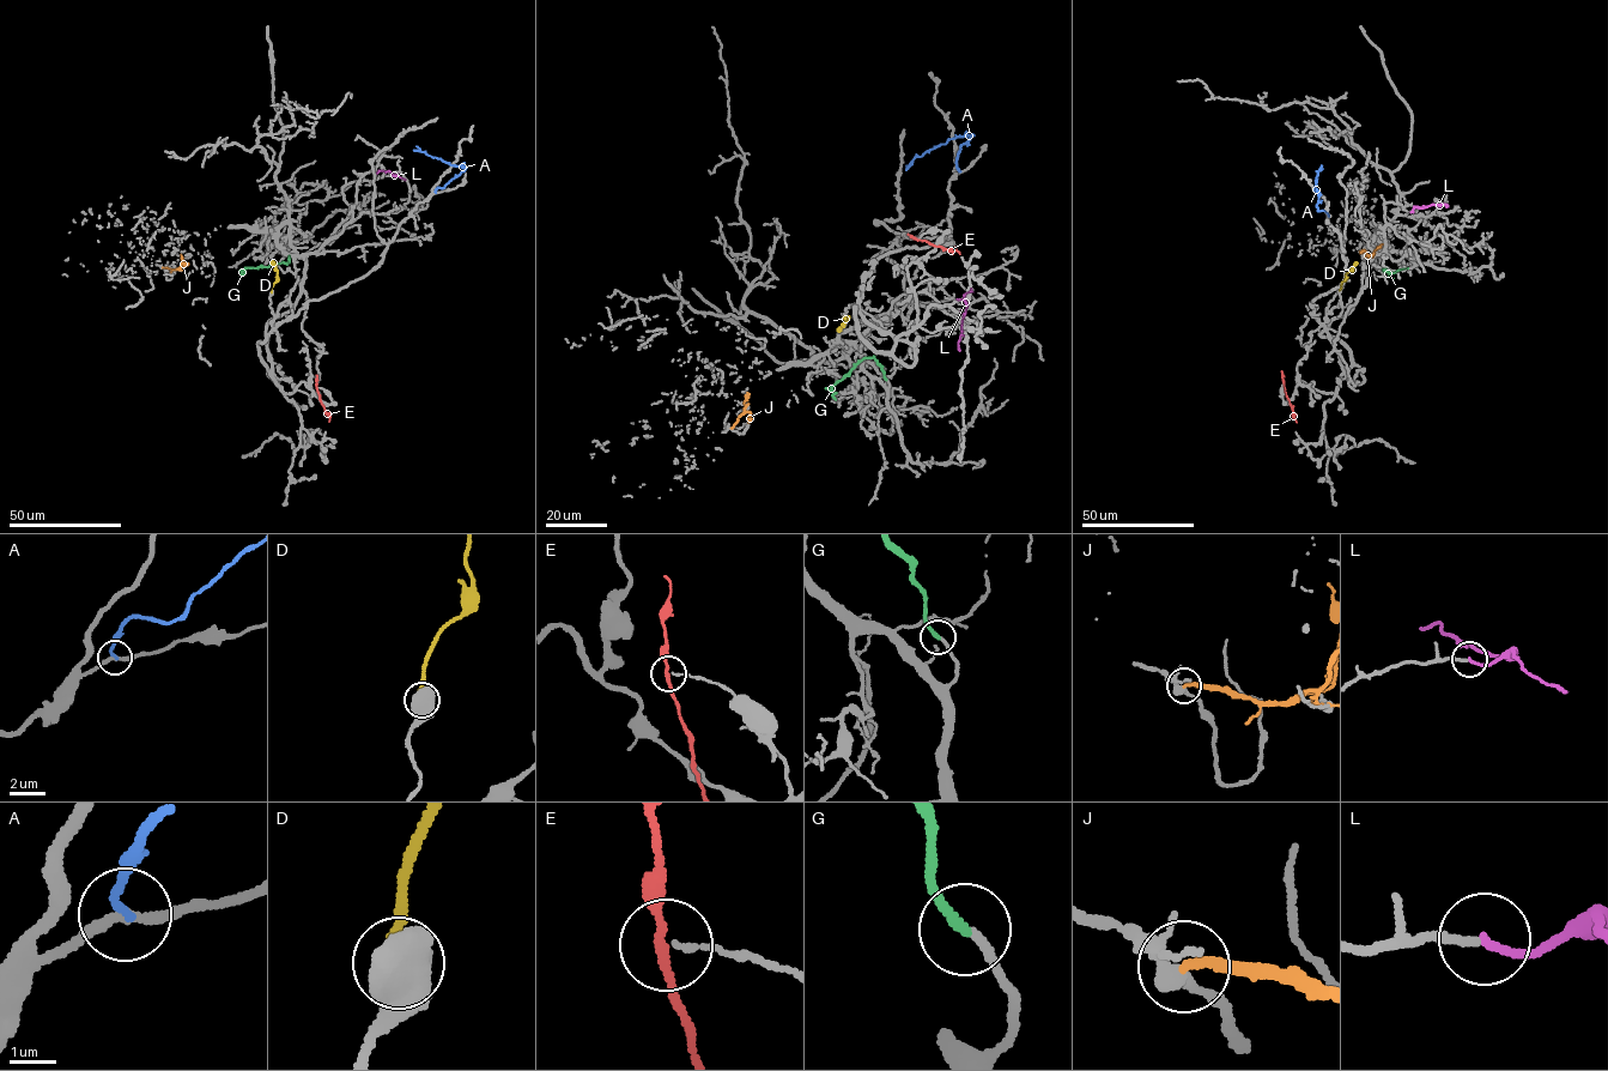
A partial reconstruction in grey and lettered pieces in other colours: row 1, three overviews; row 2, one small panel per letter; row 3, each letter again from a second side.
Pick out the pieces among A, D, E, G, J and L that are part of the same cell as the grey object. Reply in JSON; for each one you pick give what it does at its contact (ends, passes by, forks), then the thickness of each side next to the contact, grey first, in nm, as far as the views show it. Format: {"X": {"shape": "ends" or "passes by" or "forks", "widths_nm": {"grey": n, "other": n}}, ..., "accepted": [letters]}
{"G": {"shape": "ends", "widths_nm": {"grey": 200, "other": 200}}, "L": {"shape": "ends", "widths_nm": {"grey": 160, "other": 150}}, "accepted": ["G", "L"]}

